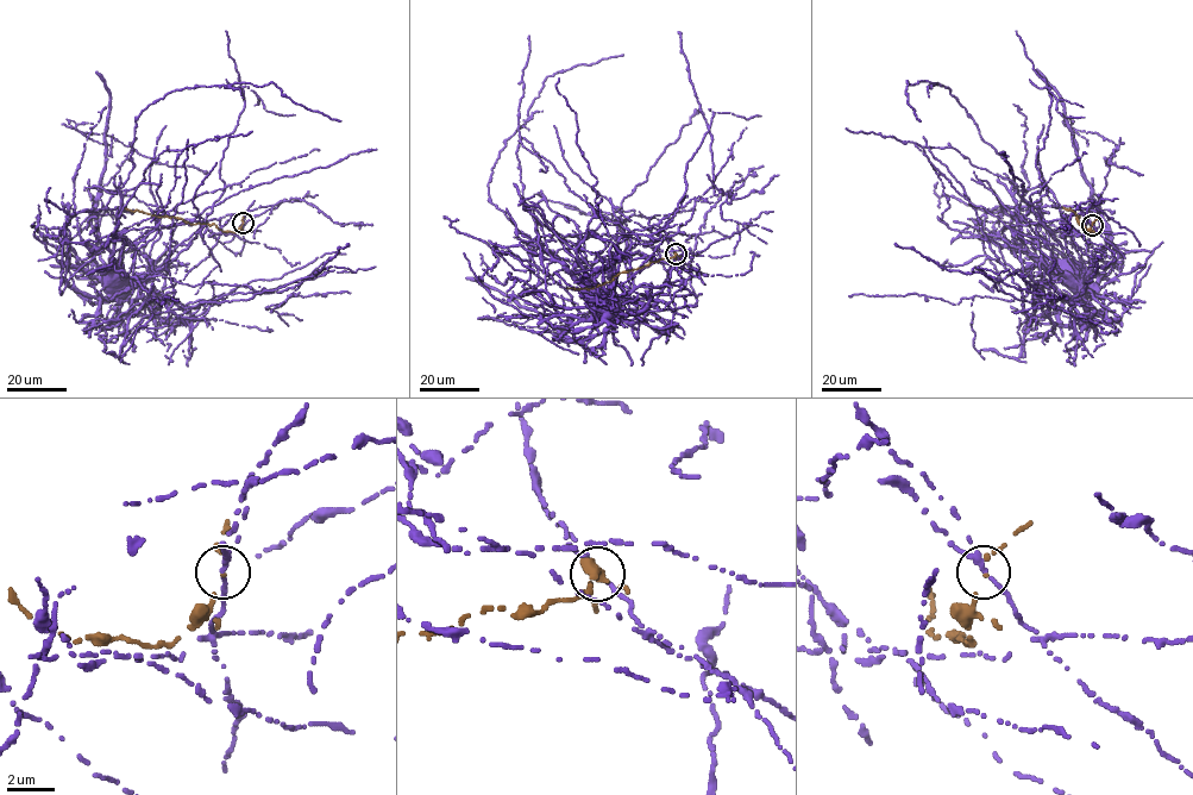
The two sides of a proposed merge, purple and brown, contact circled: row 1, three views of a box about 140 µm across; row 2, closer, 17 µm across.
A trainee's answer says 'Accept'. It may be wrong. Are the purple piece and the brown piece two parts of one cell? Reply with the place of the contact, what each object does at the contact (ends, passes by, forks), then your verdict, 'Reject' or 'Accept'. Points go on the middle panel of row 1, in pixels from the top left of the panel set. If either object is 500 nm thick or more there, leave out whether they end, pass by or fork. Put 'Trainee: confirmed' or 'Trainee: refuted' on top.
Trainee: refuted
Place: (676, 254). At the ring purple passes by. At the ring brown passes by. Reject

